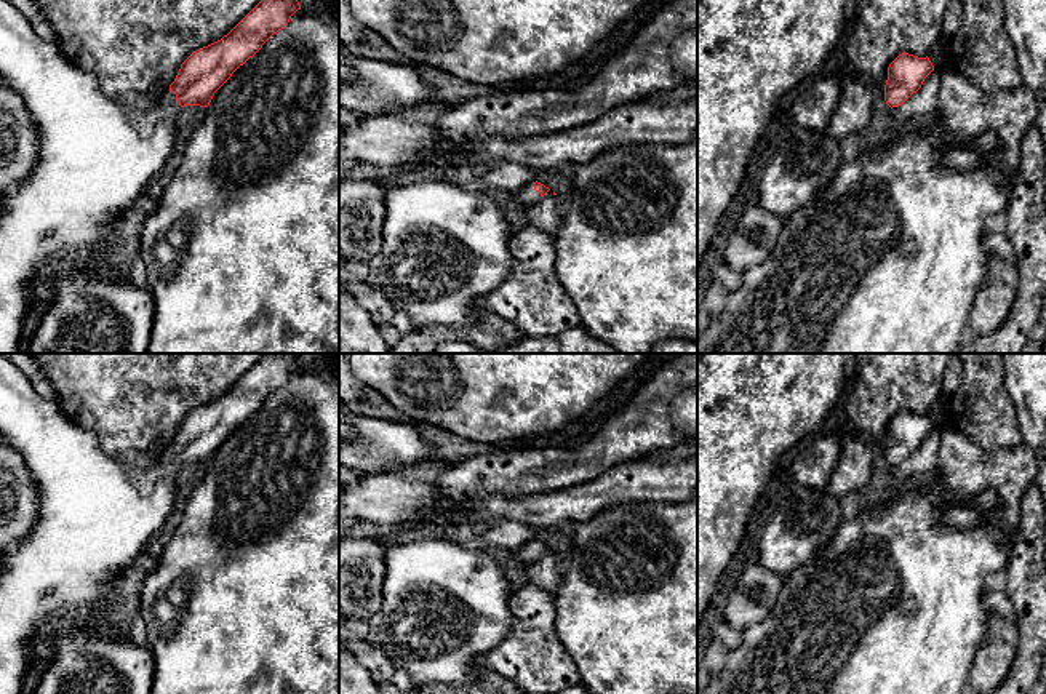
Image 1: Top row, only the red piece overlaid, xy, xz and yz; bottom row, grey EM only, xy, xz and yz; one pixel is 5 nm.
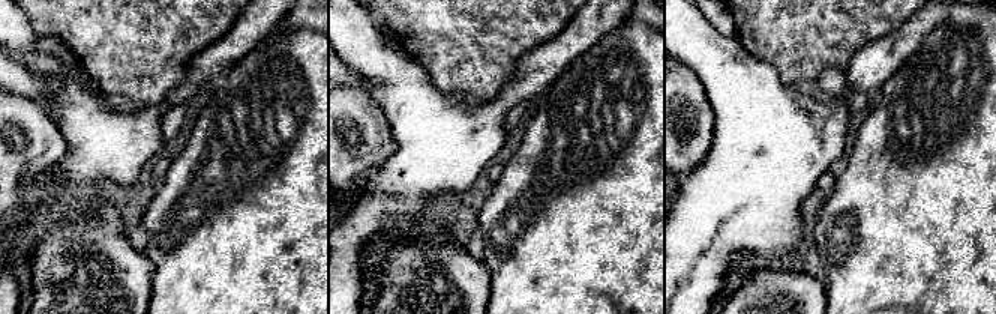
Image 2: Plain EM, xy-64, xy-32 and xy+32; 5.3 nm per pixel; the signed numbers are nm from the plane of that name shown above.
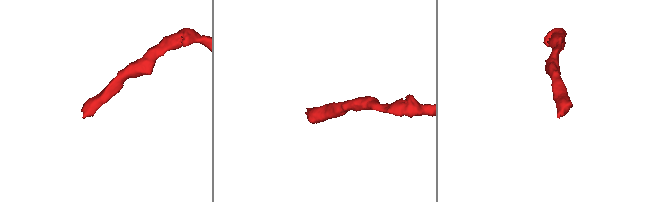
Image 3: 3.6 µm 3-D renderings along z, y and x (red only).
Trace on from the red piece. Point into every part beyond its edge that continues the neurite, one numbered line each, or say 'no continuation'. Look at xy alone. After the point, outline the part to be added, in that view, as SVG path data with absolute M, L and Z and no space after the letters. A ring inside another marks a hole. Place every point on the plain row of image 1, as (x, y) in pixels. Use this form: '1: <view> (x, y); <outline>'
1: xy (96, 514); M3 353L0 433L22 454L38 485L38 521L0 556L0 694L22 694L24 676L37 660L34 640L54 638L69 628L98 633L106 627L114 580L174 510L181 464L173 449L152 467L107 456L91 430L75 424L56 400L42 398Z

